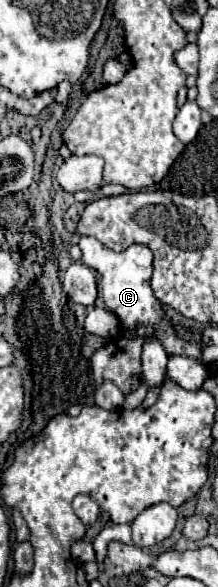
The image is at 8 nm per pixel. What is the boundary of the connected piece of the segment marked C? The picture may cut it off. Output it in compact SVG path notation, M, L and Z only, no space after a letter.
M80 237L78 245L82 249L82 263L92 267L100 275L100 291L102 291L106 307L120 319L124 329L134 327L138 323L152 323L152 325L156 325L156 329L158 329L156 337L166 347L168 355L186 355L186 357L200 359L200 353L202 353L200 345L194 345L194 343L188 343L188 341L182 341L176 337L176 331L172 329L170 321L166 319L162 305L150 291L152 251L146 245L130 245L124 251L114 251L114 249L104 247L94 237Z

